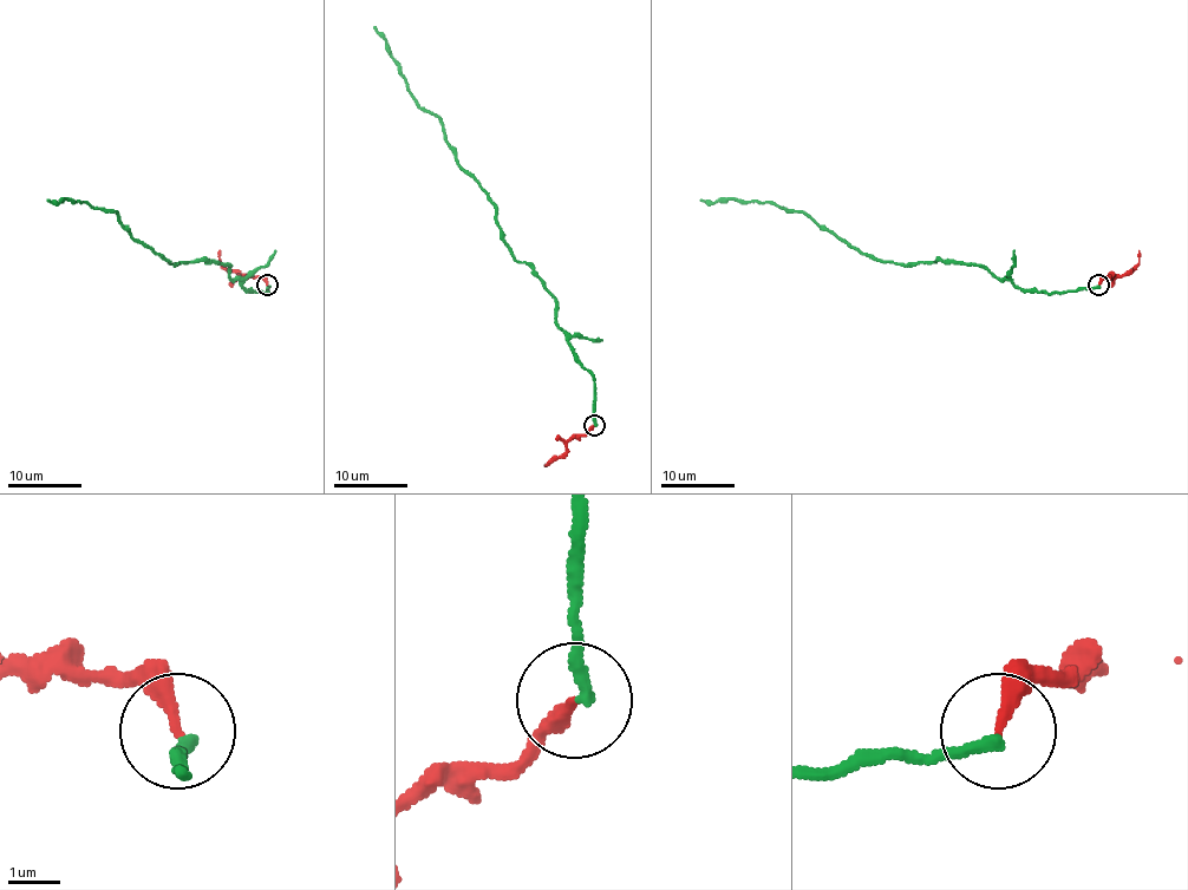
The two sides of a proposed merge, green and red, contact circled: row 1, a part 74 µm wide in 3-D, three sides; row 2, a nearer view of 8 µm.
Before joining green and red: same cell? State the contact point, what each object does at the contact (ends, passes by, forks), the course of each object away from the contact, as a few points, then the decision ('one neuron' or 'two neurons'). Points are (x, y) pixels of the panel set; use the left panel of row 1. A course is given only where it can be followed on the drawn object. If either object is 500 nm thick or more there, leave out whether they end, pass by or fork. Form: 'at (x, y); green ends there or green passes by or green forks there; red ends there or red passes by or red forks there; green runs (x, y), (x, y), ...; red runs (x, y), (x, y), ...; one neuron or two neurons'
at (267, 285); green ends there; red ends there; green runs (267, 286), (267, 294), (248, 292), (232, 279), (228, 263), (170, 262), (134, 237), (116, 211), (47, 198); red runs (267, 285), (258, 276), (228, 269), (220, 262), (220, 250); two neurons

